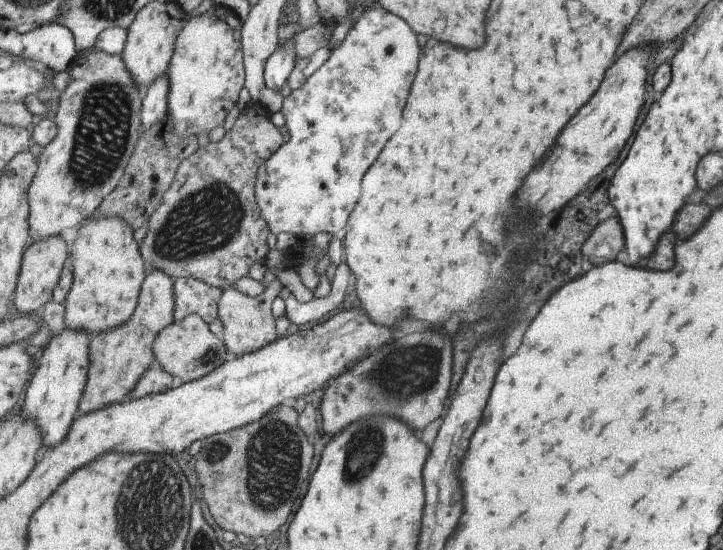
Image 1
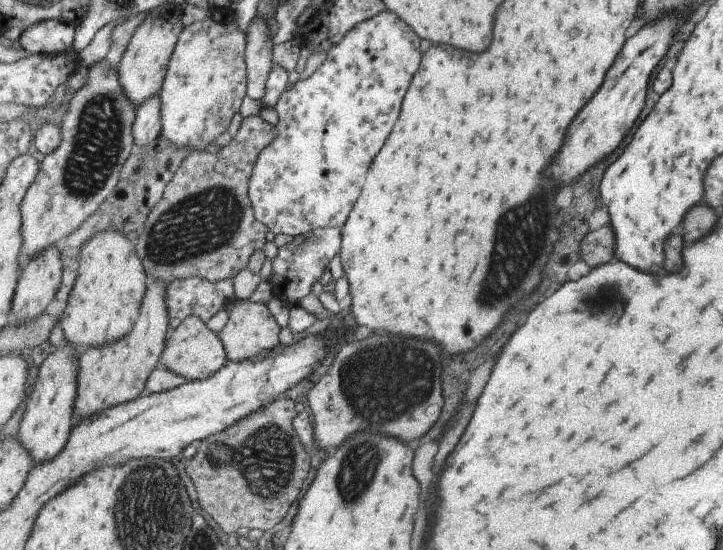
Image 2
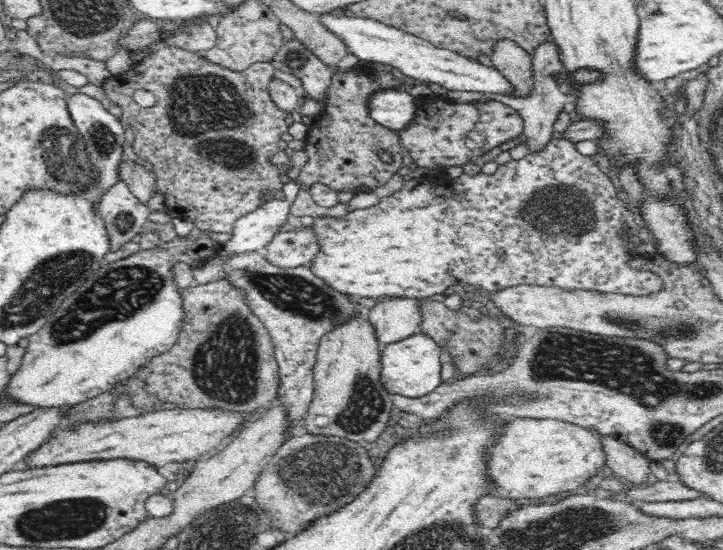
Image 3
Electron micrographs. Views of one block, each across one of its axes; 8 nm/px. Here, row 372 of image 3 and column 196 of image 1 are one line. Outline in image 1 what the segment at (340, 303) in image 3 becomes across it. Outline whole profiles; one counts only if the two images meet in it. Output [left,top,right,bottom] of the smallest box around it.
[174,277,224,322]

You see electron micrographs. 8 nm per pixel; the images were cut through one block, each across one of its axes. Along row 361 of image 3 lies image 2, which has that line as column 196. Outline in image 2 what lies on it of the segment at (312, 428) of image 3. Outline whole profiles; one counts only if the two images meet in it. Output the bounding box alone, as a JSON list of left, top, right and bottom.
[160,316,228,381]

